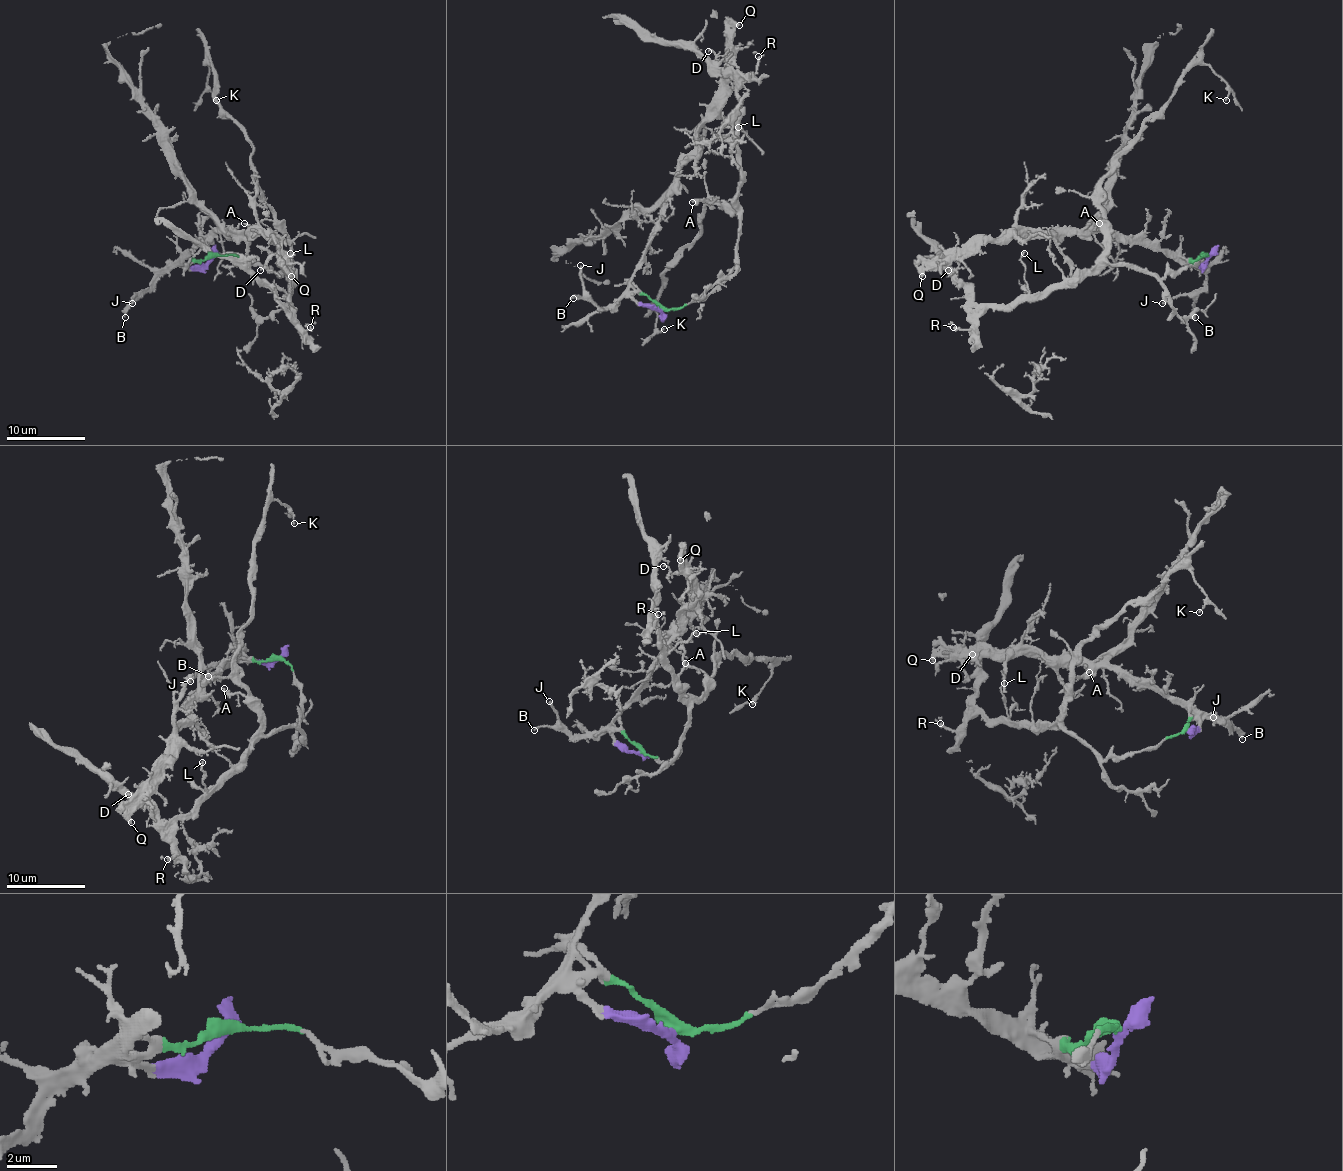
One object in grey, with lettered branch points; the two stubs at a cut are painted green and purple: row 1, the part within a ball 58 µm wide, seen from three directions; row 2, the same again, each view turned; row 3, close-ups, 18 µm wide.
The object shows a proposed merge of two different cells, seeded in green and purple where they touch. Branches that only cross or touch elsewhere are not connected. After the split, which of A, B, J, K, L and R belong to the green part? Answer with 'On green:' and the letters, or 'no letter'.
On green: A, K, L, R

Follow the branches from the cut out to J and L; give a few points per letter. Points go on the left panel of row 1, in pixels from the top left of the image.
J: (212, 256), (204, 264), (173, 266), (135, 296), (133, 304)
L: (212, 256), (236, 254), (287, 278), (289, 264), (289, 294), (289, 252)

